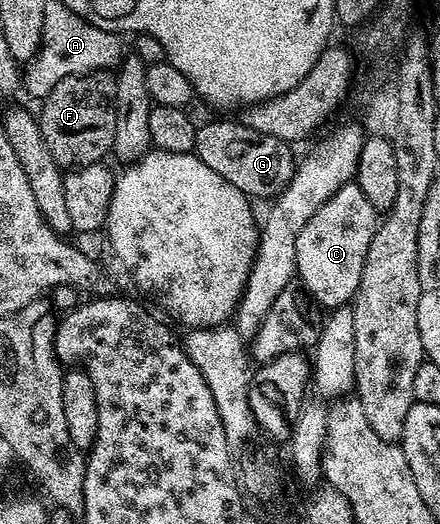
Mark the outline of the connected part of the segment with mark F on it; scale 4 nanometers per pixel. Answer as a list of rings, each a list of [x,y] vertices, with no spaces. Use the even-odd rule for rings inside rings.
[[[110,70],[65,77],[65,81],[57,81],[57,85],[53,85],[49,97],[42,99],[40,107],[43,108],[37,111],[39,128],[49,153],[53,153],[53,161],[57,161],[60,168],[74,169],[98,163],[104,158],[103,154],[111,151],[115,132],[115,81],[116,76]]]

